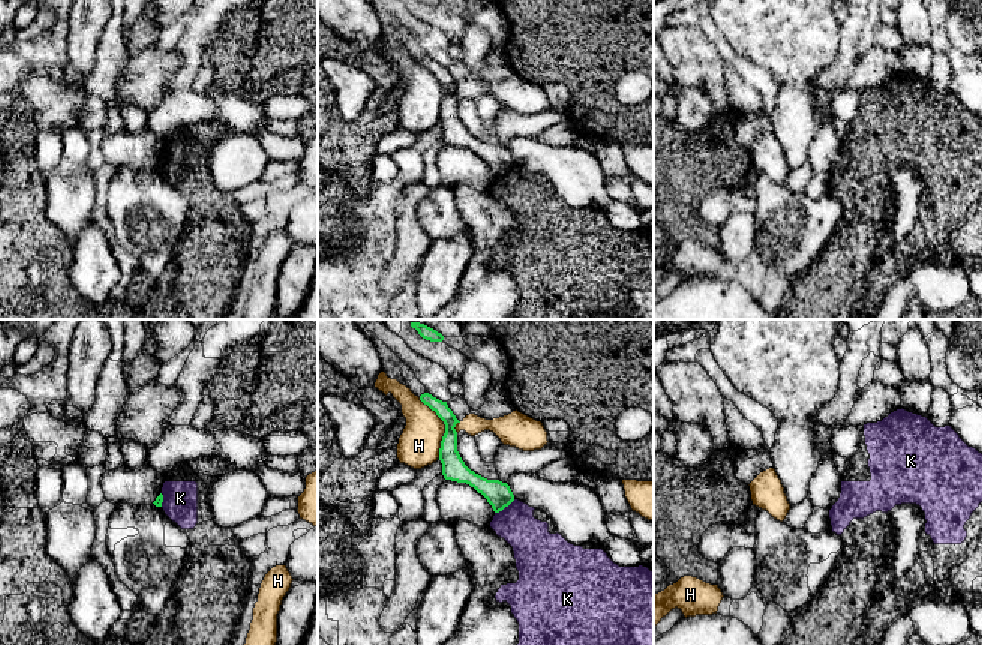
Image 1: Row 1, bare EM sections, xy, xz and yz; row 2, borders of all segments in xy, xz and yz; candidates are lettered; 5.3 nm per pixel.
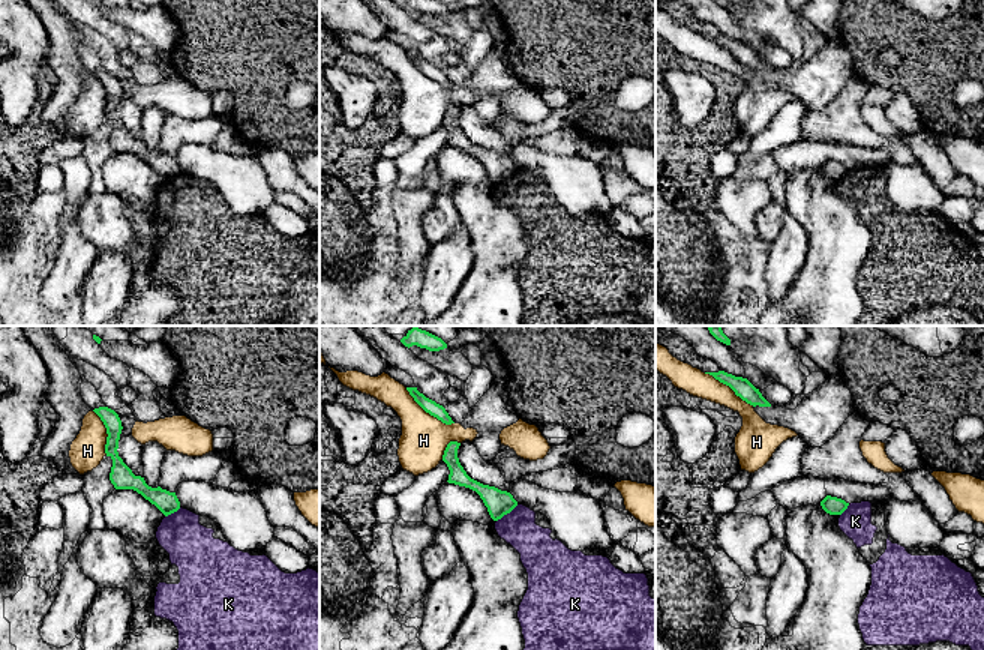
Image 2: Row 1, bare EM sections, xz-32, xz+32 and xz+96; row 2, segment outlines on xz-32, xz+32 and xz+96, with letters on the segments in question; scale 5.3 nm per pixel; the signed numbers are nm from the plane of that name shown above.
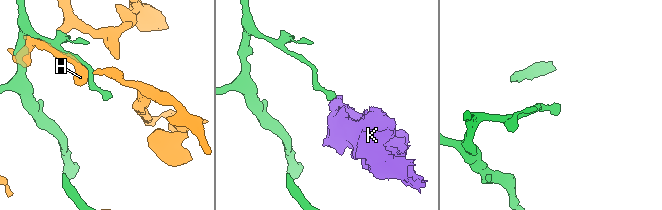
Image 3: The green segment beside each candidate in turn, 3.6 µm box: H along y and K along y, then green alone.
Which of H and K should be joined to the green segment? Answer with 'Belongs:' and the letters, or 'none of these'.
Belongs: none of these

